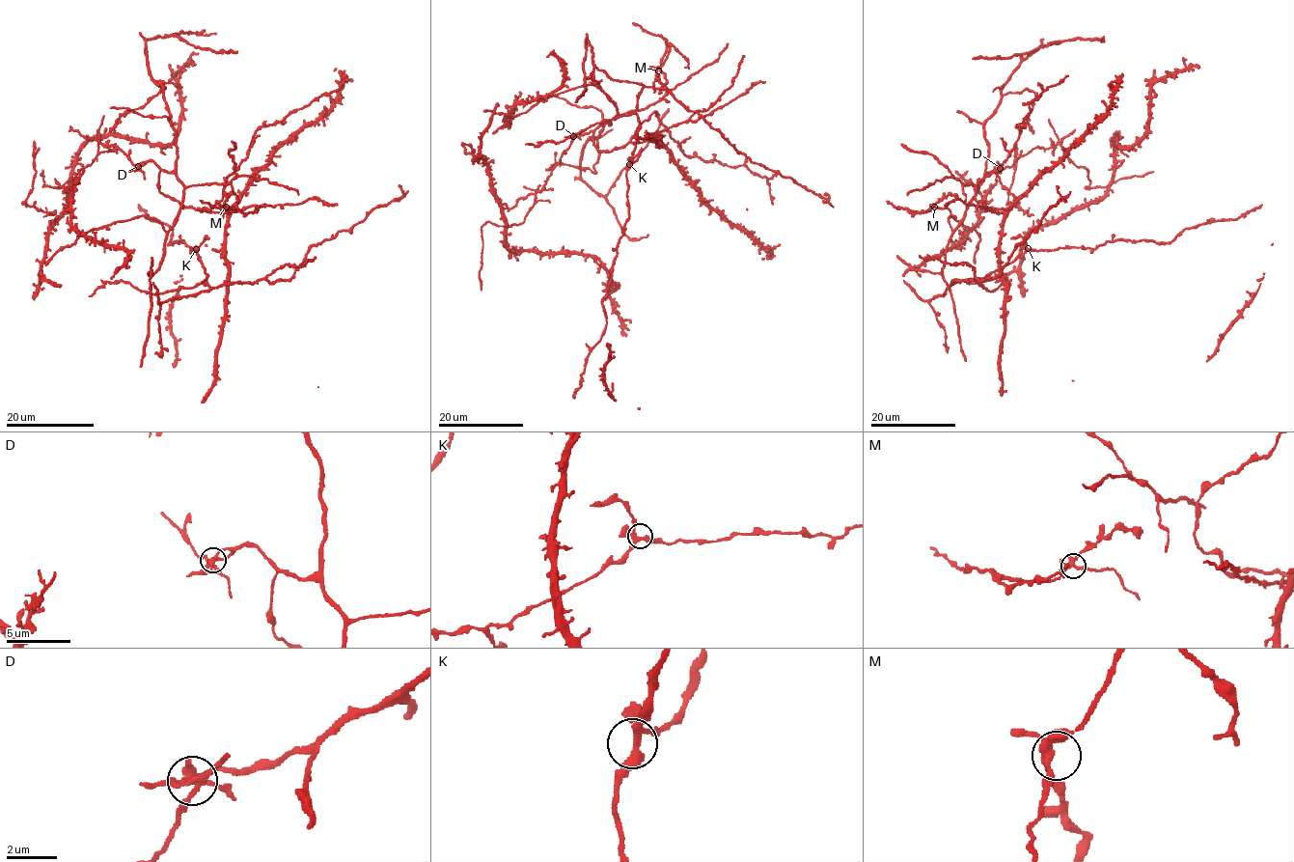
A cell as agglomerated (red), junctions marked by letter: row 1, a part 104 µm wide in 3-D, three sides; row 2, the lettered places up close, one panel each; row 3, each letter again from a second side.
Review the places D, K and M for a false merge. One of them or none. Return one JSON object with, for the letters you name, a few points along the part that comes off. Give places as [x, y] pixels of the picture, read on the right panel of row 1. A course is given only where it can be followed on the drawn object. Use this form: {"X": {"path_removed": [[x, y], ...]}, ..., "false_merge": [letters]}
{"D": {"path_removed": [[1000, 167], [1010, 166], [1035, 147], [1059, 144], [1077, 166], [1087, 170], [1088, 188], [1153, 172]]}, "false_merge": ["D"]}

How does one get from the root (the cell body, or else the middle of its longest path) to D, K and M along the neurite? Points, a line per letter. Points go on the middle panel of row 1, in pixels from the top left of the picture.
D: (584, 62), (584, 74), (596, 81), (615, 103), (618, 114), (593, 130), (573, 136)
K: (584, 62), (588, 40), (593, 64), (600, 70), (614, 80), (643, 86), (636, 108), (638, 140), (629, 164)
M: (584, 62), (584, 74), (598, 83), (615, 103), (619, 114), (644, 110), (664, 99), (658, 70)

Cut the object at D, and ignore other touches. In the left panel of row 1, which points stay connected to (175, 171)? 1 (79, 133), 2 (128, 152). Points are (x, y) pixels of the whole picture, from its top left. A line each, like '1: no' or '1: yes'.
1: no
2: no

